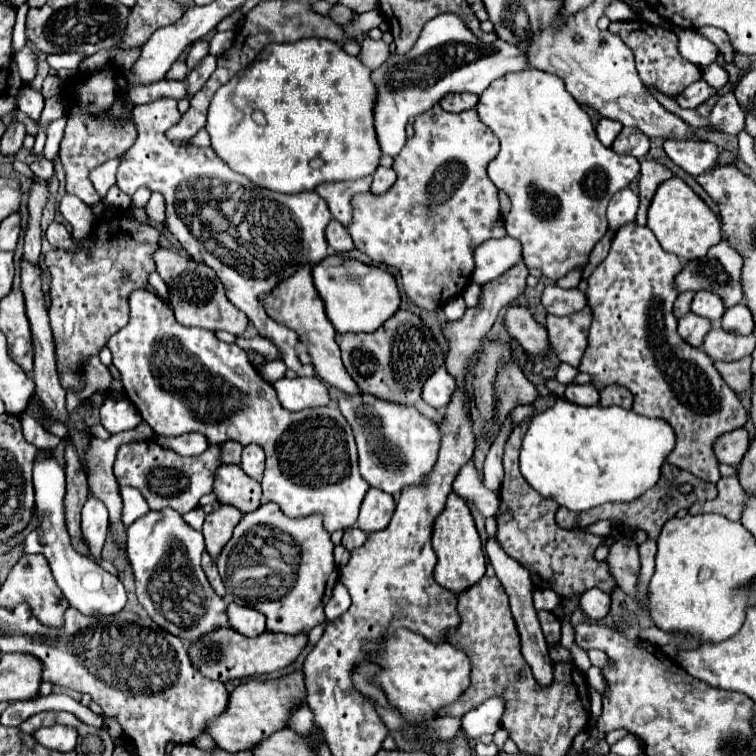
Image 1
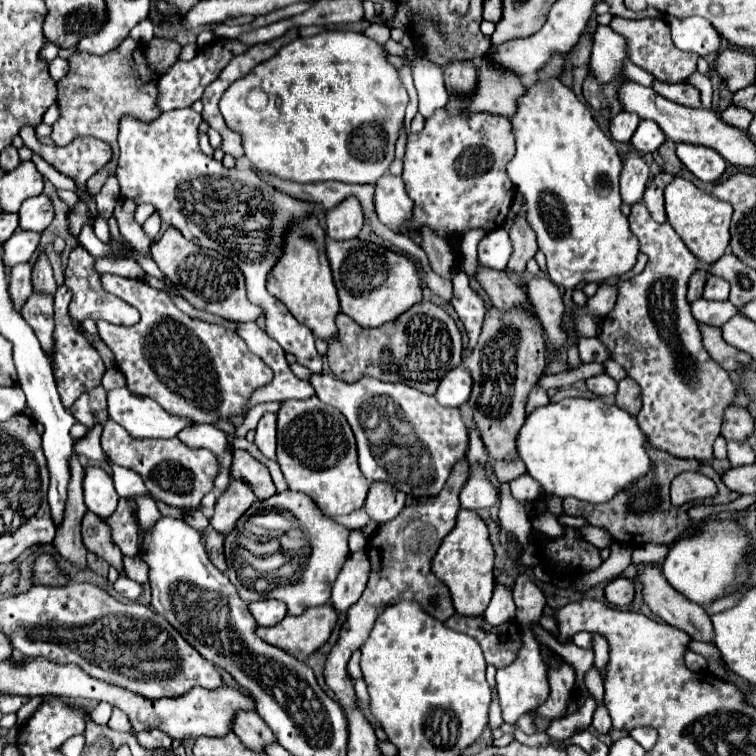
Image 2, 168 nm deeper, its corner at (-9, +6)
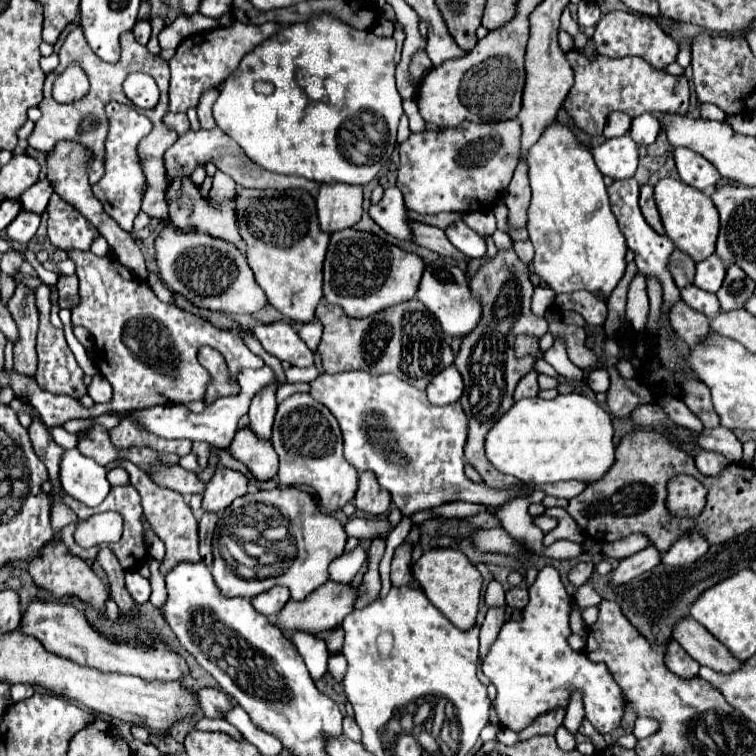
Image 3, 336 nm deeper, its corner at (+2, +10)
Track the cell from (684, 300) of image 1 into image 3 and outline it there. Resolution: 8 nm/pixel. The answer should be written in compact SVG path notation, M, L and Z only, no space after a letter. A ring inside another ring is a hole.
M675 250L671 254L671 260L669 260L669 270L675 278L675 284L677 288L687 288L693 284L693 278L695 278L695 262L685 256L681 250Z

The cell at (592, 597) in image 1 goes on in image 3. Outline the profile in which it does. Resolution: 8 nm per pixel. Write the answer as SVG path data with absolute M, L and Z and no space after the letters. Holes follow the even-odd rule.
M647 546L645 550L629 556L629 558L623 558L621 564L613 570L611 574L611 586L617 586L617 584L627 584L629 580L637 578L639 574L647 572L649 568L657 566L659 564L659 558L661 554L653 548L653 546Z

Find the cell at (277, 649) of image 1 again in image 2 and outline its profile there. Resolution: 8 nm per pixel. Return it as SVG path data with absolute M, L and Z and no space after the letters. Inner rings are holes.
M324 604L308 608L300 616L286 616L276 626L258 628L258 636L272 642L272 646L284 648L298 660L306 660L314 650L328 642L336 620L336 610L330 604Z

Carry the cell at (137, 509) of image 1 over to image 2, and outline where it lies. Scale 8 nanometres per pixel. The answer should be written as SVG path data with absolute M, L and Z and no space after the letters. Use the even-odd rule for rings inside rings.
M136 496L134 500L138 504L138 522L140 522L140 528L146 534L146 530L154 528L154 524L162 518L162 514L156 508L156 504L154 504L152 498L148 498L148 496Z

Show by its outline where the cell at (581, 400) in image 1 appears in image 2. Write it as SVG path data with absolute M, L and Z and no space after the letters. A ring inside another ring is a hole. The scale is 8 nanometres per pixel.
M608 374L588 378L586 384L588 384L590 392L594 392L598 396L604 396L604 398L612 398L616 394L616 390L618 390L618 382L614 378L610 378Z

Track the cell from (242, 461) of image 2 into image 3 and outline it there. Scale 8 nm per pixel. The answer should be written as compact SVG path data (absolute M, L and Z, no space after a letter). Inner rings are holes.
M243 428L235 434L229 454L243 462L257 482L267 482L277 474L277 454L269 440L257 440L249 428Z

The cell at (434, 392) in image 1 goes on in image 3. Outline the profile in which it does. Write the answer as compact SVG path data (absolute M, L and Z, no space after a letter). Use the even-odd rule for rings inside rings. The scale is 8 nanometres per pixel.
M449 366L443 372L439 372L427 386L429 402L435 406L445 406L445 404L457 402L461 392L463 392L463 380L455 366Z

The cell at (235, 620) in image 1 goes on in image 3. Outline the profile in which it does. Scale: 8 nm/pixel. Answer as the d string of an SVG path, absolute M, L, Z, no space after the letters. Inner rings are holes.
M275 586L269 592L263 592L251 600L253 608L263 616L277 616L279 610L289 600L289 590L283 586Z

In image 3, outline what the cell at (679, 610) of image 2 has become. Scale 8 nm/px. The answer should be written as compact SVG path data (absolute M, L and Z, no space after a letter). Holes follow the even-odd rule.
M683 616L677 620L673 628L673 640L677 640L699 664L705 664L717 672L725 674L741 666L741 662L733 660L729 650L717 638L709 636L709 632L705 632L705 628L701 628L693 616Z

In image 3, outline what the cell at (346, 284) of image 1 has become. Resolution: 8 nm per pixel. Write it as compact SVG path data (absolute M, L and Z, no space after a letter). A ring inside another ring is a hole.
M345 228L333 232L329 240L323 266L323 296L325 302L341 306L351 318L367 318L415 298L423 268L425 264L417 254L405 252L375 234Z

